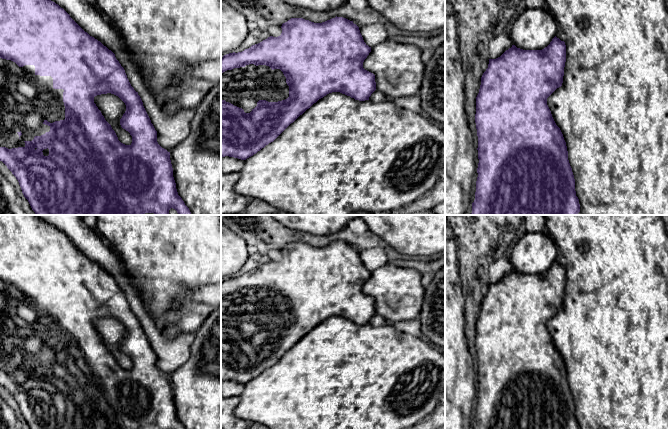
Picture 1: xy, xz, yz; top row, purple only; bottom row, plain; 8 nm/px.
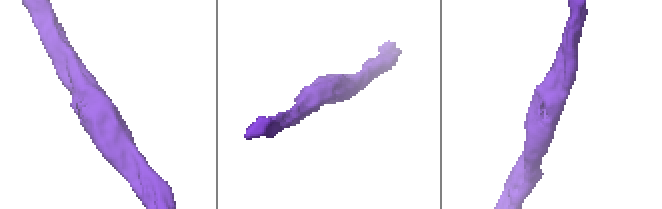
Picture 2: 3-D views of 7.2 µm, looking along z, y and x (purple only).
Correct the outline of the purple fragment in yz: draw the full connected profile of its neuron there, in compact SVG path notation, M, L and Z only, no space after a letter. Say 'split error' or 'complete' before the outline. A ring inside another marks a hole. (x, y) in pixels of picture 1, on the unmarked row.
split error | M526 232L515 244L510 260L512 271L506 274L500 281L489 283L488 292L481 301L479 317L476 321L475 347L478 360L478 392L475 424L472 429L580 429L575 415L575 403L568 384L566 366L560 352L556 349L551 335L547 329L547 322L562 310L564 291L566 286L566 269L556 261L557 247L553 238L547 232Z

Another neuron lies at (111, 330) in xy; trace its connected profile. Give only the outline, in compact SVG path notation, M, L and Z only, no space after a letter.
M111 317L95 320L94 327L115 355L118 364L125 369L131 369L132 360L120 349L120 343L126 335L125 327L118 320Z

